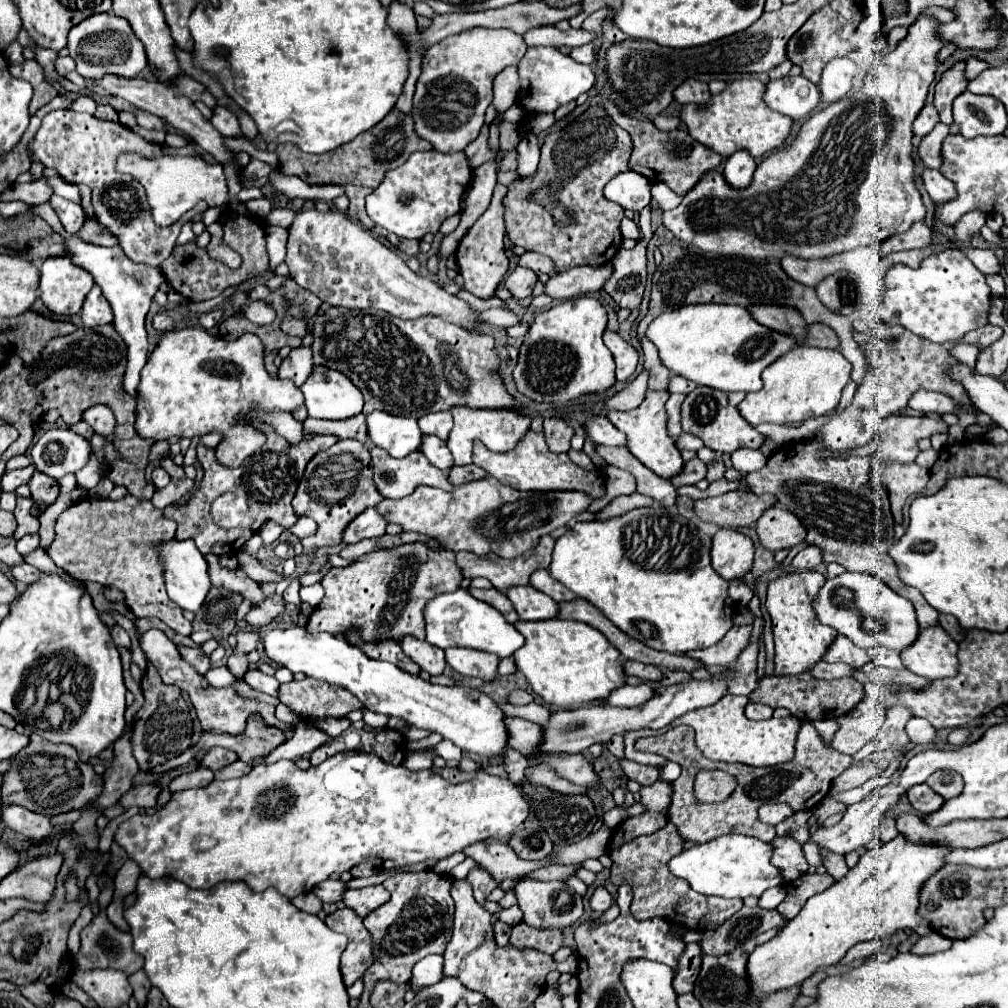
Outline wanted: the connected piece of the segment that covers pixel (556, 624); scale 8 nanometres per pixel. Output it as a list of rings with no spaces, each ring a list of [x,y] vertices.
[[[554,617],[550,621],[516,621],[514,627],[526,639],[512,655],[514,663],[532,691],[546,703],[566,709],[594,699],[606,699],[612,689],[624,685],[620,653],[588,623]]]

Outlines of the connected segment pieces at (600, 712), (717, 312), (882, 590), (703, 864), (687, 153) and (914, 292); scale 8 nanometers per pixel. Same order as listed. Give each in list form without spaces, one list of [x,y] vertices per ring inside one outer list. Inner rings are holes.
[[[690,679],[690,681],[678,683],[678,685],[656,689],[656,693],[650,701],[646,701],[644,705],[634,707],[634,709],[600,705],[600,707],[580,707],[580,709],[556,711],[556,713],[552,713],[550,723],[544,727],[544,741],[542,741],[540,751],[546,751],[546,753],[586,753],[586,749],[592,743],[610,741],[610,737],[616,733],[622,735],[624,731],[642,729],[642,727],[650,727],[650,729],[666,727],[676,717],[680,717],[692,709],[716,703],[722,695],[726,695],[726,687],[722,687],[722,681]]]
[[[700,303],[680,307],[678,311],[668,311],[656,317],[646,335],[658,347],[662,363],[672,373],[724,393],[748,393],[762,389],[760,373],[778,357],[796,347],[794,337],[760,325],[752,319],[748,309],[740,305]]]
[[[846,571],[834,579],[828,579],[814,597],[812,609],[818,615],[820,623],[846,635],[858,647],[882,645],[888,649],[902,651],[910,643],[914,643],[920,631],[914,605],[870,573]]]
[[[722,835],[714,841],[694,845],[692,849],[682,851],[672,857],[668,867],[676,877],[682,877],[690,883],[690,887],[702,895],[716,897],[738,897],[744,899],[748,895],[760,897],[766,889],[782,885],[782,871],[772,865],[774,849],[770,843],[764,843],[756,837],[746,835]]]
[[[604,101],[604,107],[606,107],[608,115],[622,129],[626,129],[632,137],[634,151],[632,151],[632,157],[630,157],[630,169],[644,175],[652,183],[656,183],[656,181],[668,183],[668,187],[678,195],[684,195],[686,191],[690,191],[690,187],[694,187],[694,183],[700,179],[700,175],[704,175],[710,169],[716,169],[722,161],[722,157],[718,153],[714,153],[712,149],[694,141],[688,135],[688,131],[684,131],[684,129],[664,133],[664,131],[658,131],[654,127],[654,123],[648,121],[648,119],[640,121],[640,119],[630,119],[630,117],[622,115],[622,111],[616,109],[610,101]]]
[[[958,249],[932,253],[920,261],[918,269],[894,263],[886,271],[884,287],[884,317],[880,319],[886,323],[898,323],[934,343],[960,339],[966,331],[988,323],[990,287],[984,275]]]

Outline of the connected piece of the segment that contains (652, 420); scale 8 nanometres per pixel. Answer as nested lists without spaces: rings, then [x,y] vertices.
[[[648,389],[646,391],[646,399],[636,409],[630,409],[630,411],[616,411],[616,409],[612,409],[612,411],[606,413],[608,421],[626,435],[628,451],[640,463],[644,463],[648,469],[652,469],[662,479],[670,479],[672,475],[682,471],[682,465],[684,465],[678,447],[674,445],[674,441],[666,433],[666,409],[664,409],[664,403],[666,403],[668,397],[670,397],[668,391]]]

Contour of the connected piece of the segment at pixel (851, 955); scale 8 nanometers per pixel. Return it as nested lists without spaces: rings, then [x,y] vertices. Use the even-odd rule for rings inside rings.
[[[878,939],[870,941],[870,943],[858,943],[858,945],[854,945],[854,947],[848,951],[848,955],[844,957],[844,961],[850,963],[850,961],[854,961],[854,959],[872,957],[874,953],[878,953],[878,949],[880,949],[880,941],[878,941]]]

